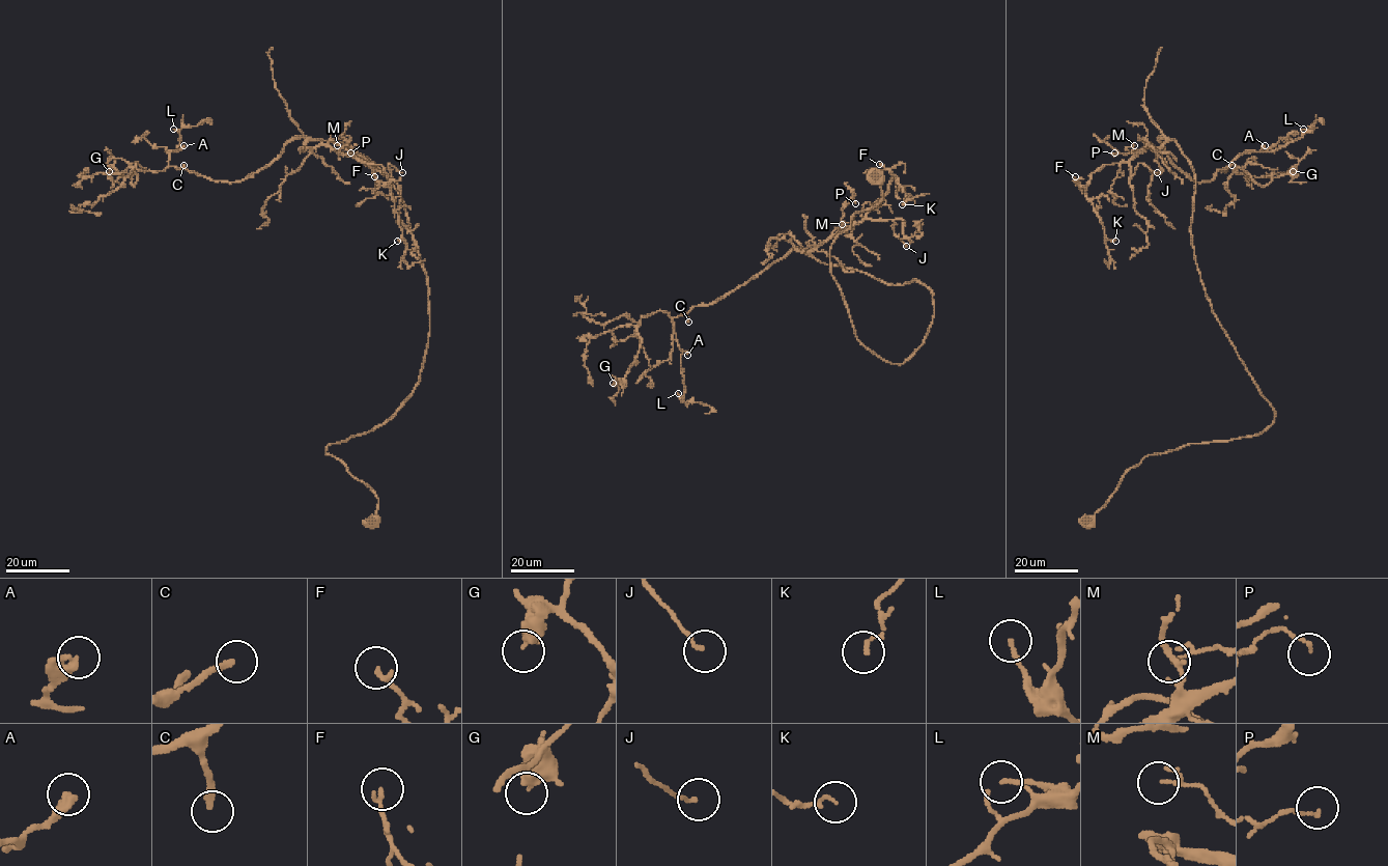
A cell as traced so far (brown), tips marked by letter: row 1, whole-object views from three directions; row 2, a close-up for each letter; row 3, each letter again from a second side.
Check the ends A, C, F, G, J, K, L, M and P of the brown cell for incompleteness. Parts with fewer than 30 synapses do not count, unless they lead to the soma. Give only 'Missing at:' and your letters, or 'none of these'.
Missing at: C

